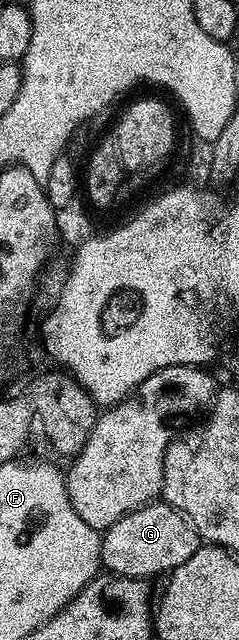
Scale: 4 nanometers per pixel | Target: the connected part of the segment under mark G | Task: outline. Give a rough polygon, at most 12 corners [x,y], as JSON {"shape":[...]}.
{"shape":[[149,503],[103,530],[101,566],[153,579],[186,563],[202,539]]}

